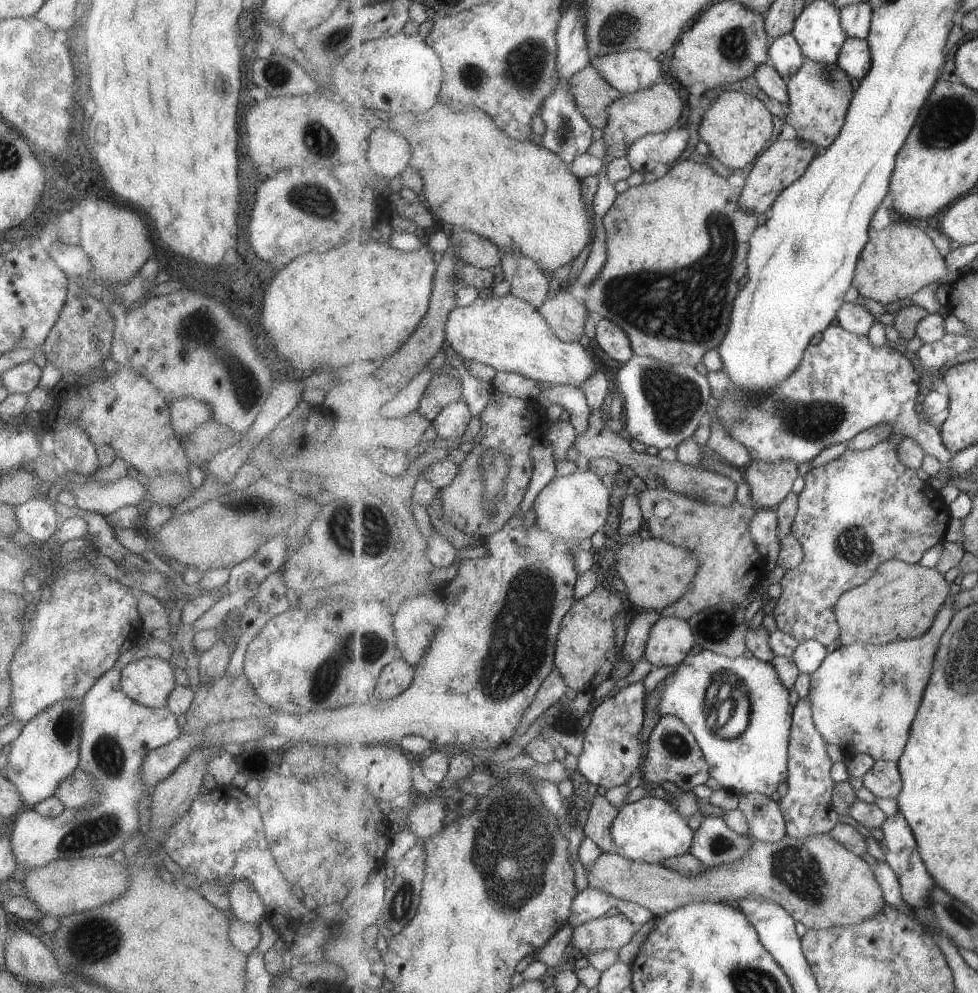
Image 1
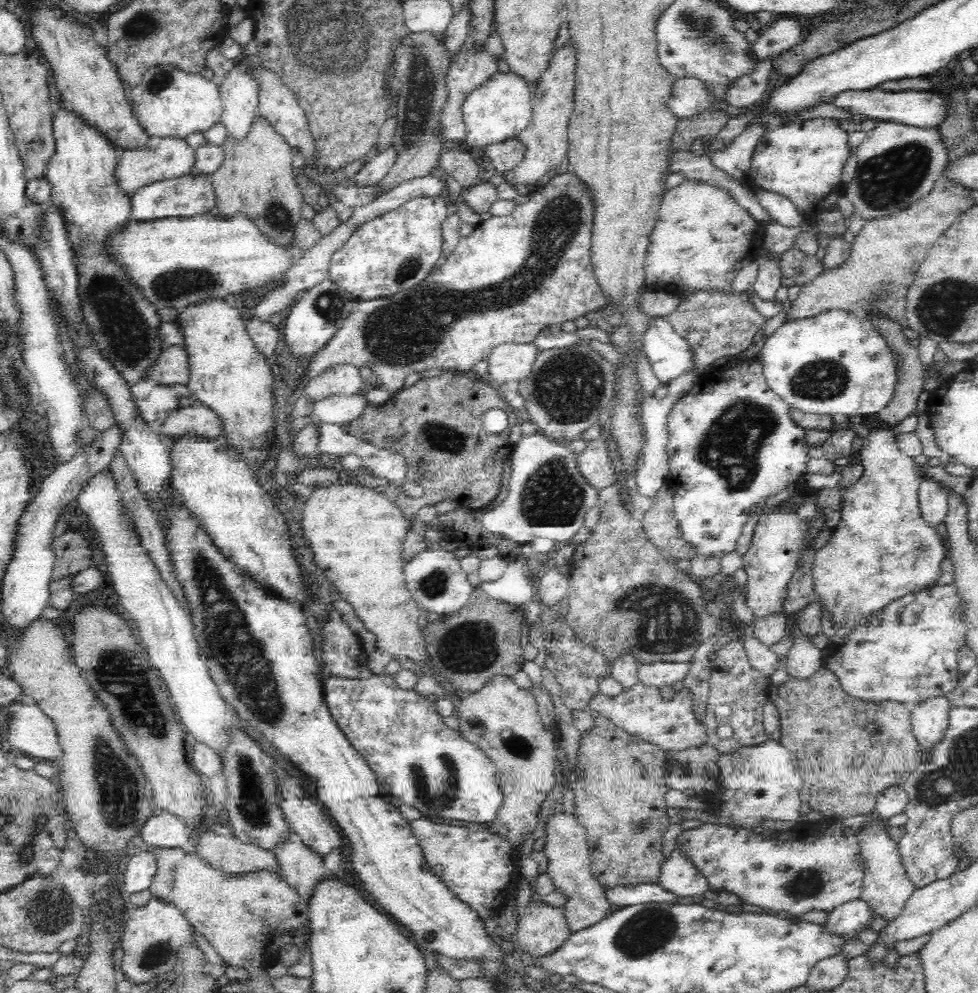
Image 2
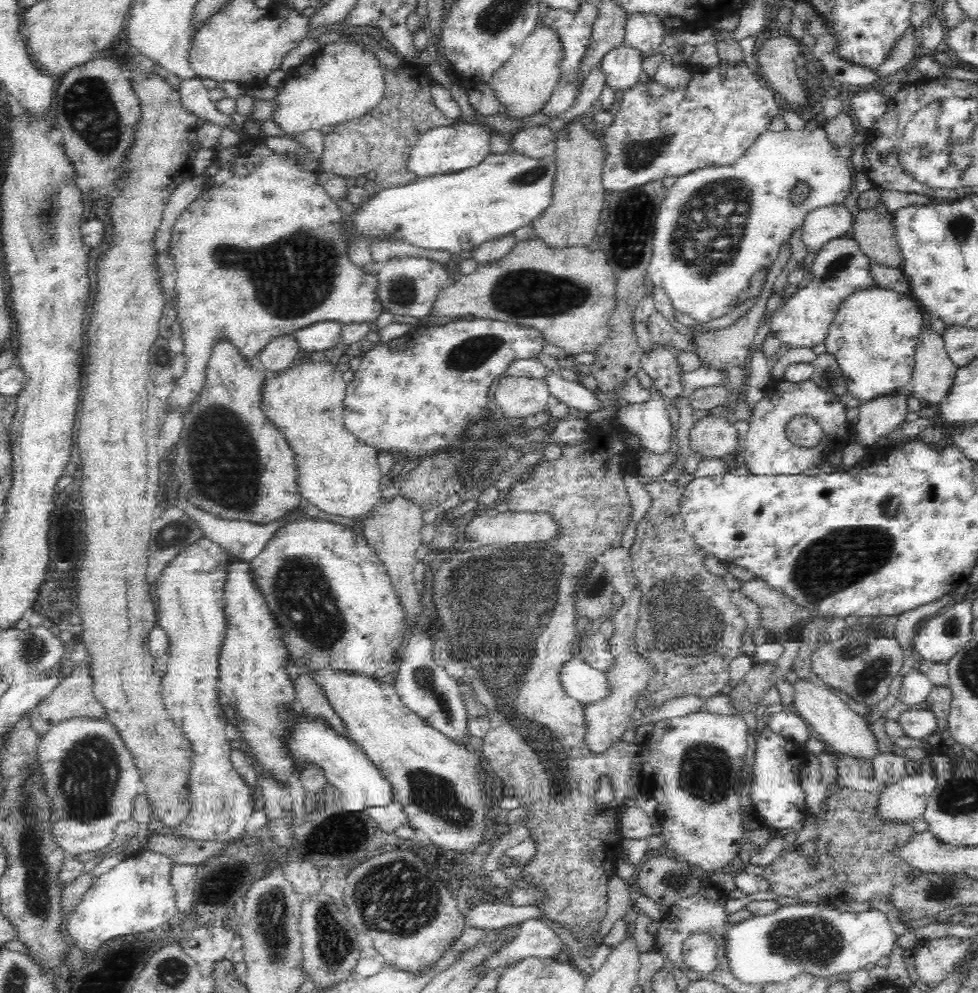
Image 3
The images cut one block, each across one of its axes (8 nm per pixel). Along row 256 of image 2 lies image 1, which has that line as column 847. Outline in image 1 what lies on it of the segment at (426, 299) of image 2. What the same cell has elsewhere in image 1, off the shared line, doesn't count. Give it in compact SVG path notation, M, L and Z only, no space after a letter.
M895 437L884 440L868 449L846 449L836 459L824 465L813 467L803 478L805 479L805 487L799 494L800 507L792 526L792 533L803 545L805 553L804 561L796 569L786 571L780 580L779 585L781 586L782 593L774 608L773 616L777 622L778 630L792 634L799 642L815 639L821 642L823 646L829 646L831 642L839 643L842 633L836 617L836 604L839 602L839 599L848 590L861 586L869 578L873 578L875 572L877 572L877 568L888 560L899 559L909 564L917 564L929 548L933 548L937 542L940 544L944 542L945 532L947 532L947 526L949 526L949 520L952 516L950 515L950 505L943 502L943 496L929 483L928 477L922 471L916 471L901 462L899 439Z

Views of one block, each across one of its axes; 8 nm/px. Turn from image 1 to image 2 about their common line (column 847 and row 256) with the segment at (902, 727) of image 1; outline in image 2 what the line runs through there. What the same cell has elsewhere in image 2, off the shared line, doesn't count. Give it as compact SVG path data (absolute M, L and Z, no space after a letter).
M684 179L676 188L665 191L661 200L659 218L651 234L643 263L645 284L651 290L671 294L686 289L716 289L725 294L732 292L735 276L756 258L762 247L764 226L732 199L729 190L712 186L711 183Z

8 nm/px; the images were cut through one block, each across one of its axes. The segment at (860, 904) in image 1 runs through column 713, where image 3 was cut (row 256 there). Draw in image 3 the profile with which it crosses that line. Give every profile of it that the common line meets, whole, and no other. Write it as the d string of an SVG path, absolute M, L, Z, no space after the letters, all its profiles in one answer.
M875 208L858 212L853 220L849 239L854 240L860 246L862 253L871 260L896 269L903 264L892 214L889 212L880 214Z

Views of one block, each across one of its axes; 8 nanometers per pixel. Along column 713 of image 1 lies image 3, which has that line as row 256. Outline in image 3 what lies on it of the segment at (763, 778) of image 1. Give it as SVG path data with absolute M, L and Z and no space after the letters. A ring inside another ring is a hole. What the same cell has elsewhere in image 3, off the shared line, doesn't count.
M820 125L816 130L784 129L782 132L765 130L744 154L730 166L704 166L678 177L665 191L665 198L655 221L653 254L647 267L647 277L666 292L673 308L691 318L708 323L728 313L728 304L744 291L752 273L772 265L792 232L801 229L804 218L818 208L831 204L842 205L850 193L852 171L848 167L850 152L864 146L868 128L852 132L844 146L826 141L826 132ZM803 187L809 193L799 204L790 202L792 188Z

